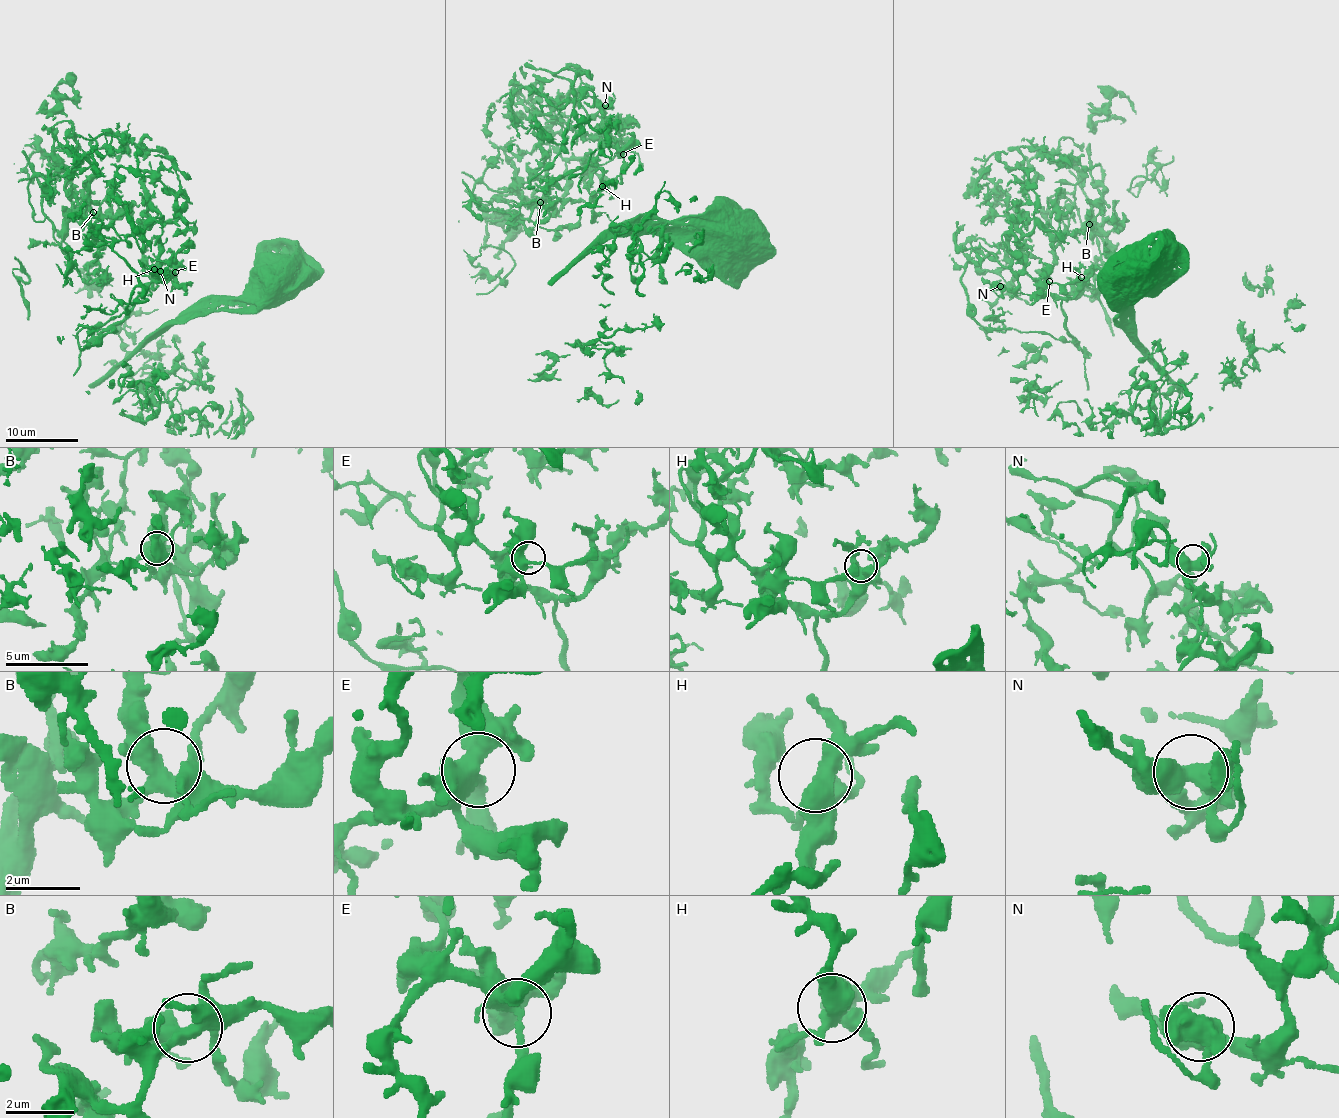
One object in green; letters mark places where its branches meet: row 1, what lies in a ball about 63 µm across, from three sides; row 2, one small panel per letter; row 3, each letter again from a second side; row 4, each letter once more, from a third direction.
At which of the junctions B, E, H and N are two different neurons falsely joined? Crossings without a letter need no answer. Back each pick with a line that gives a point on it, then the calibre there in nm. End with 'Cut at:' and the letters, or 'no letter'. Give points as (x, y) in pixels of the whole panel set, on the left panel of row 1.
Cut at: no letter

